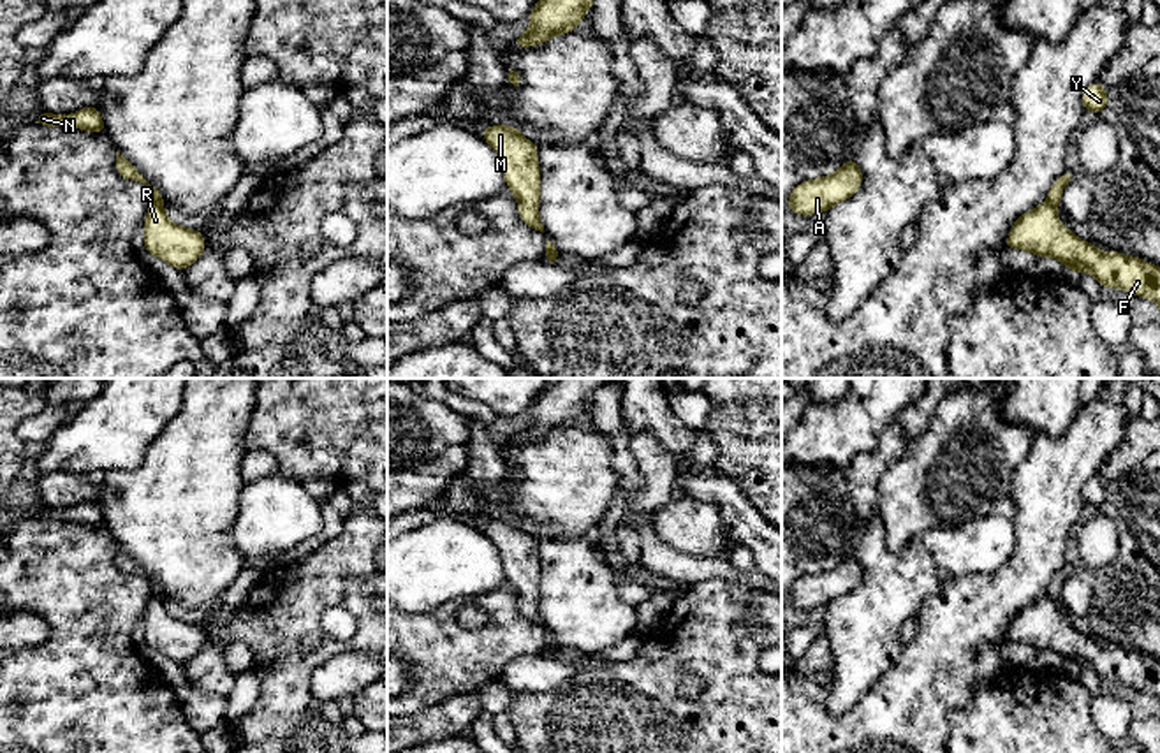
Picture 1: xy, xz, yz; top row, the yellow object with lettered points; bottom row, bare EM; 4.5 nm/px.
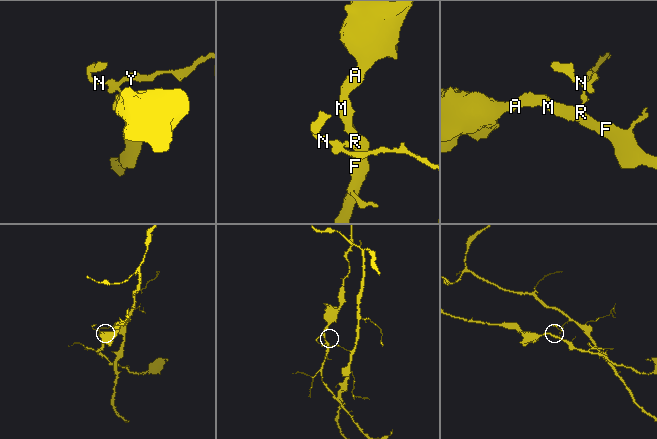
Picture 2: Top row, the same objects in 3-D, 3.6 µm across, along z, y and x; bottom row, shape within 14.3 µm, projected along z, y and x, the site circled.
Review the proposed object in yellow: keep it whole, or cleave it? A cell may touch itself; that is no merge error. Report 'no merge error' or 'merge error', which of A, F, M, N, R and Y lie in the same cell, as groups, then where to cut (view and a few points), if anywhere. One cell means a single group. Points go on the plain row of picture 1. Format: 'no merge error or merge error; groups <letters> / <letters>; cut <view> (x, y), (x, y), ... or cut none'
merge error; groups A F M R / N Y; cut xy (154, 597), (162, 600)

